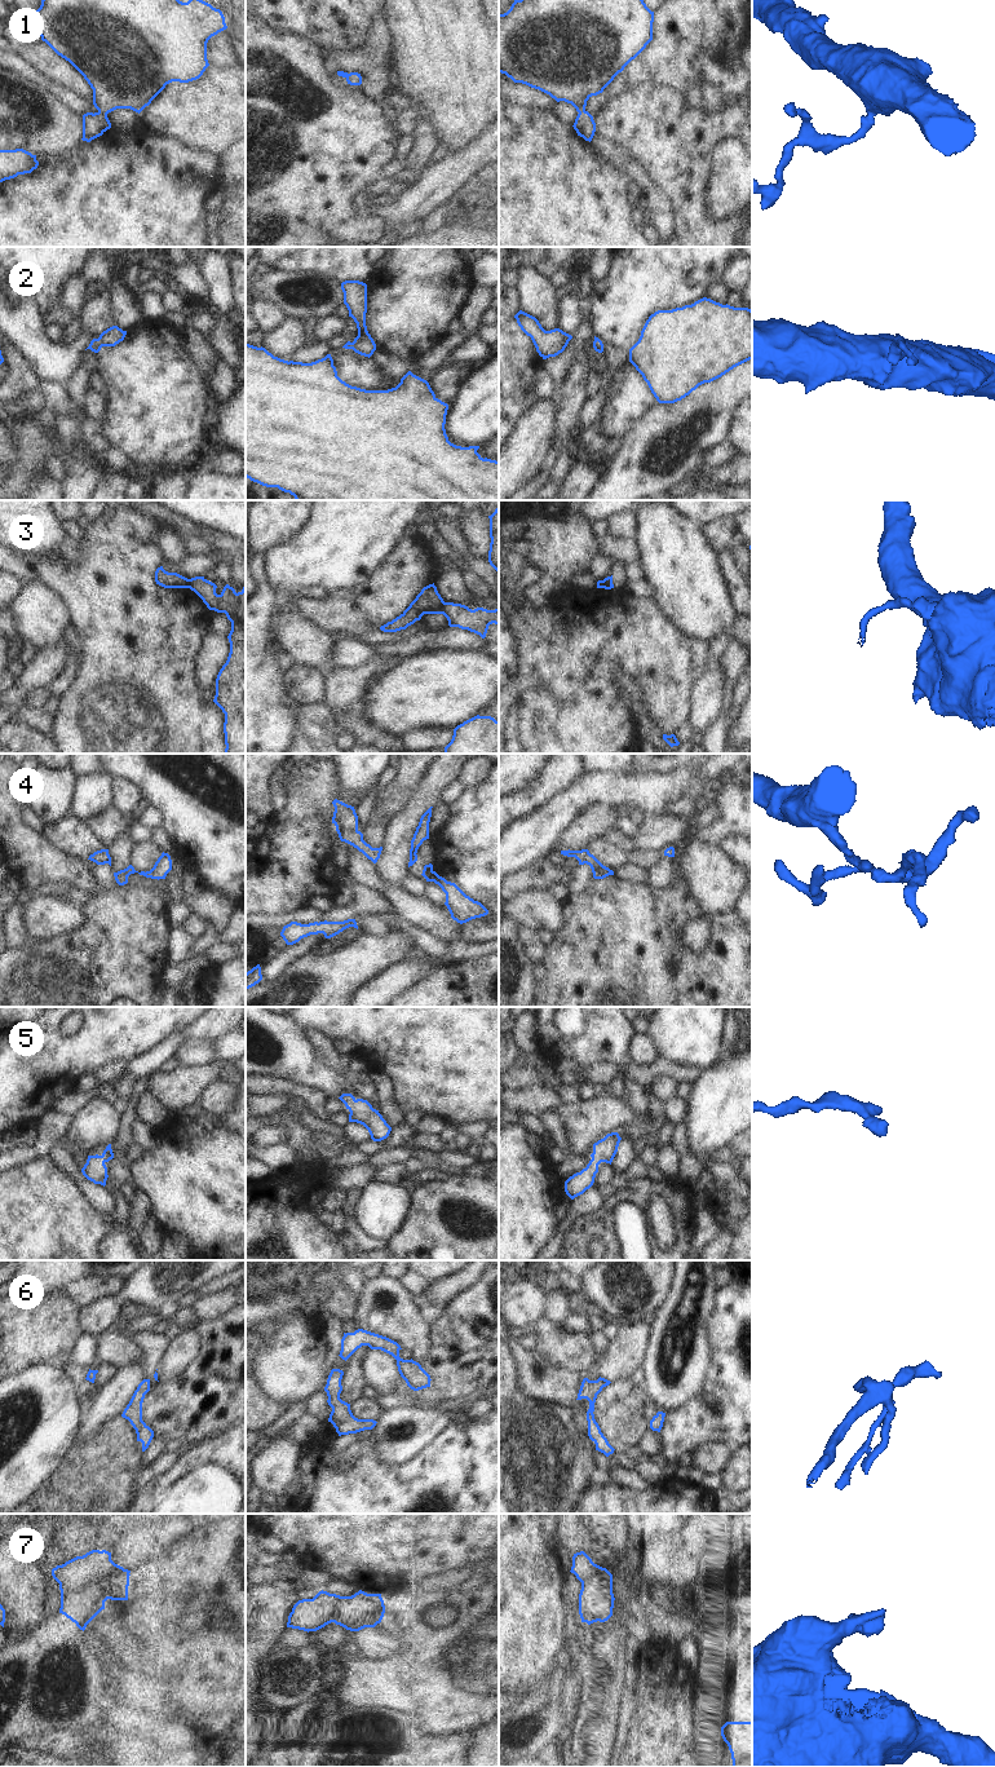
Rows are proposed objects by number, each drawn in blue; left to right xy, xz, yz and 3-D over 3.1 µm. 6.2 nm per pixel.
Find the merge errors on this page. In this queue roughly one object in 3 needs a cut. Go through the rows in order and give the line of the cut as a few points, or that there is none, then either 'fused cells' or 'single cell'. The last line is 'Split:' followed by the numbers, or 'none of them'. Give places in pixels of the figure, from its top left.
1: no cut; single cell
2: no cut; single cell
3: cut in xz along (445, 603), (438, 613); fused cells
4: no cut; single cell
5: no cut; single cell
6: no cut; single cell
7: cut in xy along (129, 1572), (106, 1571), (61, 1598); fused cells
Split: 3, 7

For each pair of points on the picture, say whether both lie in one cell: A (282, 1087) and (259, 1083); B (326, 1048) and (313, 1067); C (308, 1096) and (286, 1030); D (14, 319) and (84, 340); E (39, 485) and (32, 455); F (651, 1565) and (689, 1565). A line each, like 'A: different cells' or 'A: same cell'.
A: same cell
B: different cells
C: different cells
D: same cell
E: different cells
F: same cell

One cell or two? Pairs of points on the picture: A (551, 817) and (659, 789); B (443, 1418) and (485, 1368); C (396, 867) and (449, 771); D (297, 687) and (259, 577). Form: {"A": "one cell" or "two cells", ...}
{"A": "one cell", "B": "two cells", "C": "one cell", "D": "two cells"}

